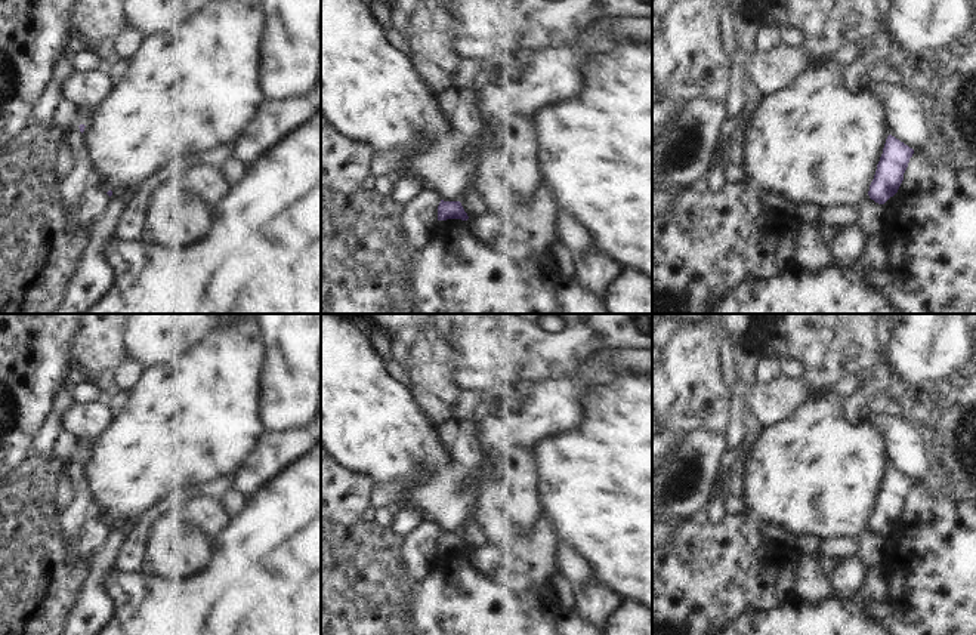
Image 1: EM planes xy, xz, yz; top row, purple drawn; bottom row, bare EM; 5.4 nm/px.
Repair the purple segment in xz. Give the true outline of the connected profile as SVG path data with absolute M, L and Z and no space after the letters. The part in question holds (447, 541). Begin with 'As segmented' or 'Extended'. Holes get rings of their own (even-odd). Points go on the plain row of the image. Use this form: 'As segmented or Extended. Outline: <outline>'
As segmented. Outline: M441 531L441 534L438 537L438 552L447 552L447 551L467 552L469 548L464 543L460 533L444 533L444 531Z

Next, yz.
As segmented. Outline: M892 466L887 468L874 511L870 517L868 527L871 531L884 536L898 524L912 486L912 480Z

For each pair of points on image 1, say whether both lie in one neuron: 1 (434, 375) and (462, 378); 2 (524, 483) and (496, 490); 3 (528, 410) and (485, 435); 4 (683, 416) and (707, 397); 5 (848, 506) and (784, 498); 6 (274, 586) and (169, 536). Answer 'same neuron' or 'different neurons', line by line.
1: different neurons
2: same neuron
3: same neuron
4: same neuron
5: same neuron
6: different neurons

